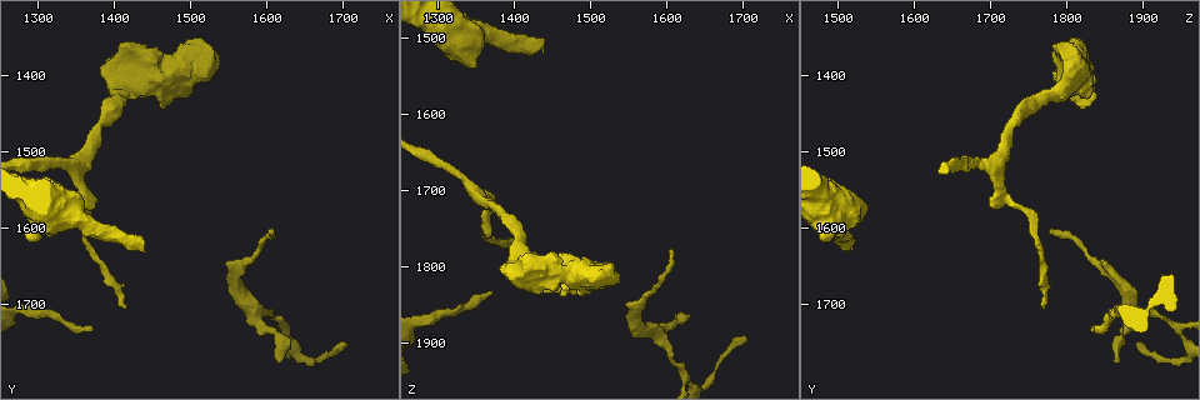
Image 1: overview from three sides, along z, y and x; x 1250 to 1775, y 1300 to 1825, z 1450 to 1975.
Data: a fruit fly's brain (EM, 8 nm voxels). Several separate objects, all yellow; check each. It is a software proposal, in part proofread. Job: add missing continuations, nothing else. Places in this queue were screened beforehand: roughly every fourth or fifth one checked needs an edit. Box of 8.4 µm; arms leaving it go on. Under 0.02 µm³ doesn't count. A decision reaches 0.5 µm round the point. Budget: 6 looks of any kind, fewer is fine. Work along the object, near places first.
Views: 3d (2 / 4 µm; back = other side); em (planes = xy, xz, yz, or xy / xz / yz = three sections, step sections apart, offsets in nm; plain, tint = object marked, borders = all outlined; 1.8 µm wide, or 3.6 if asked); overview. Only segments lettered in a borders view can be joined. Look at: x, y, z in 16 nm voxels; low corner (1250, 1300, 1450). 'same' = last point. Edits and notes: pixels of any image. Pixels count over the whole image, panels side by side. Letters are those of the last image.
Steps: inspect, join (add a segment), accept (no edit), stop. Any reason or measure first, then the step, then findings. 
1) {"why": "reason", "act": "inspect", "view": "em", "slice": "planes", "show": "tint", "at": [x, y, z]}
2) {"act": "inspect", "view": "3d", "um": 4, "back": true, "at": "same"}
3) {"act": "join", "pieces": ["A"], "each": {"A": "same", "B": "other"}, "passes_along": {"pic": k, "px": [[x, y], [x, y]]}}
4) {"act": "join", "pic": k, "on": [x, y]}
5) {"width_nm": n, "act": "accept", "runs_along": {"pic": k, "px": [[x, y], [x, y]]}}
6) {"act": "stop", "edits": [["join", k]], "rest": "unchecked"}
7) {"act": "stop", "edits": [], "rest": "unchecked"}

{"act": "inspect", "view": "em", "slice": "planes", "show": "borders", "at": [1375, 1730, 1840]}

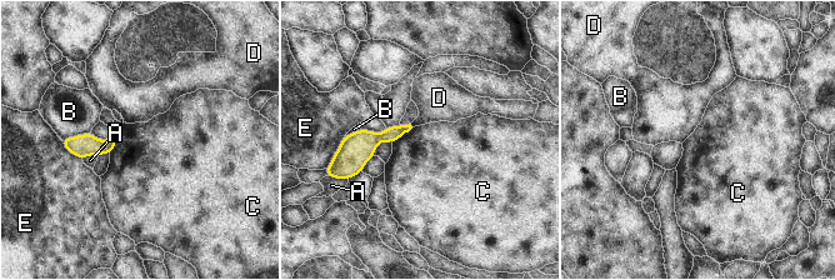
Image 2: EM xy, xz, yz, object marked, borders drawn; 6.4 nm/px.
{"longest_contact_nm": ["B", 200], "act": "accept", "each": {"A": "other", "B": "other", "C": "other", "D": "other", "E": "other"}, "border": {"pic": 2, "px": [[413, 128], [393, 143]]}, "found": "none of them fits"}

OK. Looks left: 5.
{"why": "free end", "act": "inspect", "view": "3d", "um": 4, "at": [1615, 1775, 1865]}

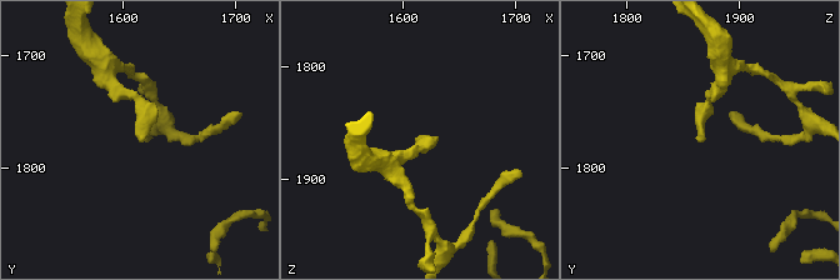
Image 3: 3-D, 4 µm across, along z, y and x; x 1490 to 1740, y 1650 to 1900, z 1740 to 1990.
{"why": "need the tissue", "act": "inspect", "view": "em", "um": 3.6, "slice": "planes", "show": "borders", "at": [1614, 1776, 1860]}

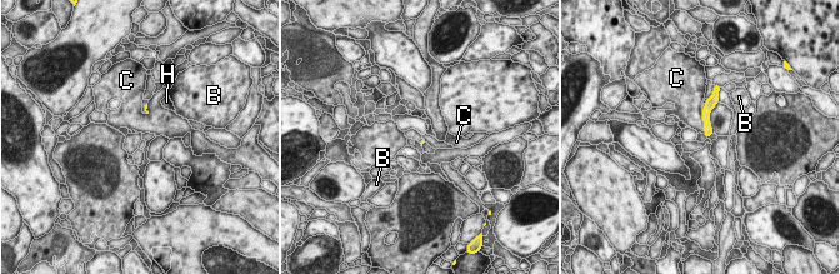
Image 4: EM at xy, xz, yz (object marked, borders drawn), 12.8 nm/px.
{"act": "accept", "each": {"B": "other", "C": "other", "H": "other"}, "border": {"pic": 4, "px": [[701, 109], [704, 130]]}, "found": "no lettered segment goes on from it"}

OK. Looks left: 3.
{"why": "an open end", "act": "inspect", "view": "em", "slice": "planes", "show": "borders", "at": [1440, 1630, 1520]}

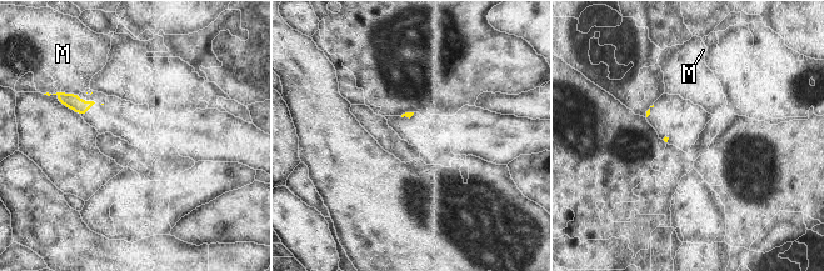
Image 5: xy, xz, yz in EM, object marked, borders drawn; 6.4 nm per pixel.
{"act": "accept", "each": {"M": "other"}, "border": {"pic": 5, "px": [[59, 91], [78, 94]]}, "found": "none of them fits"}

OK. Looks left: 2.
{"act": "stop", "edits": [], "rest": "unchecked"}

